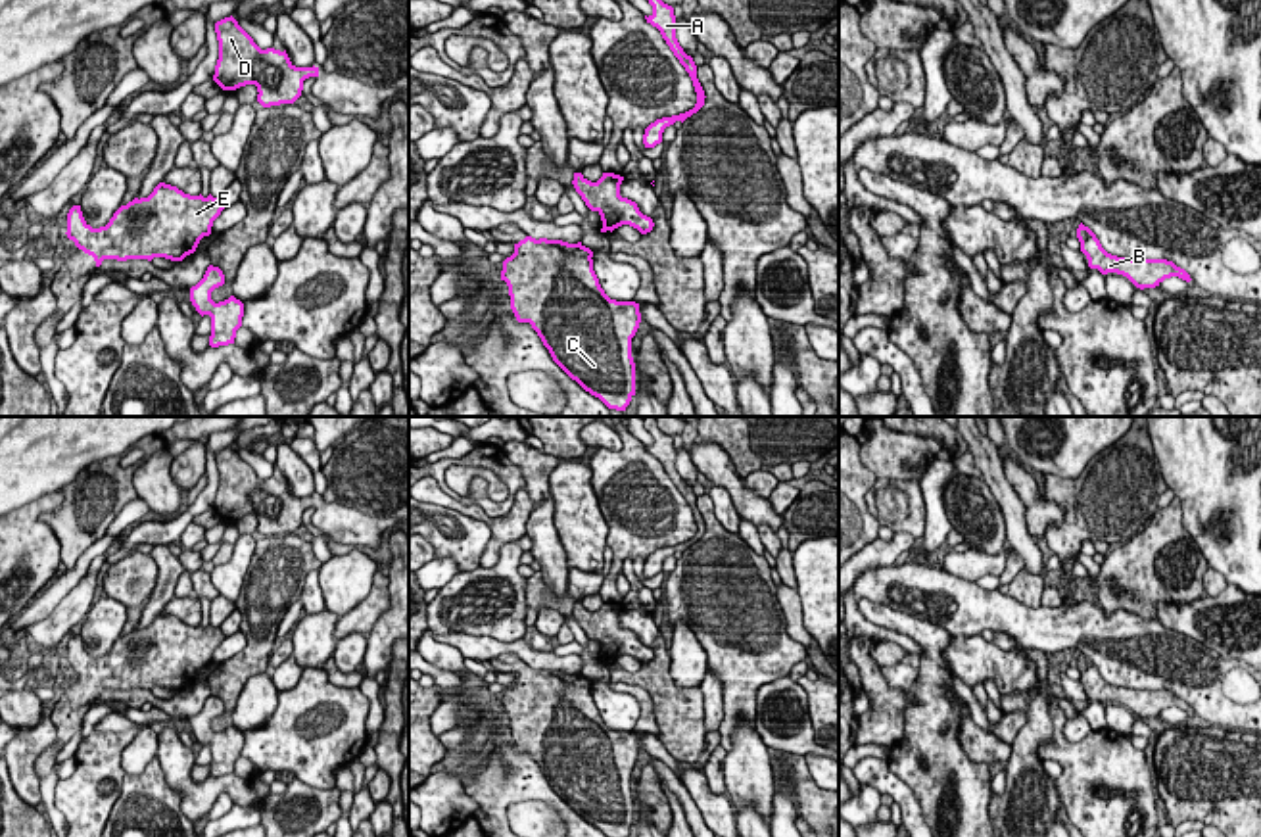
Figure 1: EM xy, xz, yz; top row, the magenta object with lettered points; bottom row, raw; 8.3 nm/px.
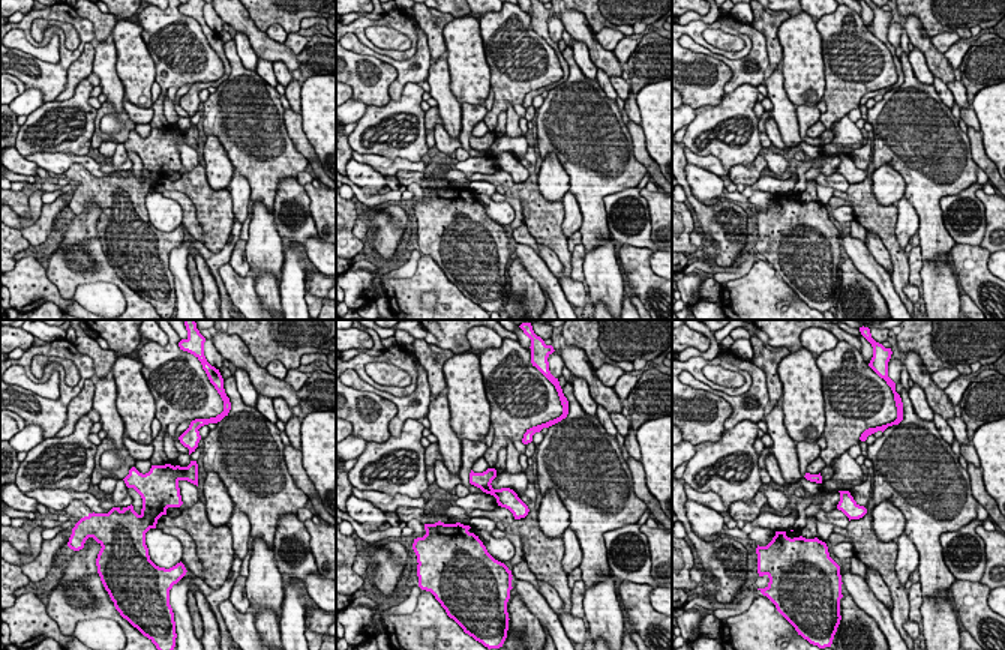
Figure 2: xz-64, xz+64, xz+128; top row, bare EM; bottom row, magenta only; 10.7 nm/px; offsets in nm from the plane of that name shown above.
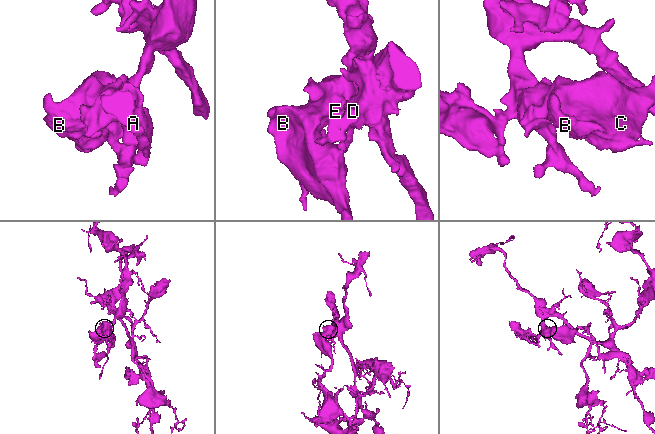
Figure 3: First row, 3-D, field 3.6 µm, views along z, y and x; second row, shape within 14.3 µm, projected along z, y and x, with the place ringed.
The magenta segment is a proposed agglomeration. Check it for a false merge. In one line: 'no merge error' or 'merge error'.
no merge error

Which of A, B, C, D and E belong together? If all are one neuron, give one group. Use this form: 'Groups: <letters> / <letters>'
Groups: A B C D E

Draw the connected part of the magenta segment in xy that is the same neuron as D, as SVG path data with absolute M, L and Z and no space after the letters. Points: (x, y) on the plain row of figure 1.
M230 445L215 453L219 490L213 511L223 520L246 514L257 516L263 538L294 534L303 520L303 511L319 507L319 497L296 497L286 480L261 480Z

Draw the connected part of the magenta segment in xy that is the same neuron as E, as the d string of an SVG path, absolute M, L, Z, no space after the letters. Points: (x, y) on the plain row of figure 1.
M159 612L148 628L121 635L109 653L92 658L73 635L67 643L67 668L92 685L96 697L104 689L165 687L182 691L200 670L211 664L213 651L225 639L221 628L190 626L177 616Z

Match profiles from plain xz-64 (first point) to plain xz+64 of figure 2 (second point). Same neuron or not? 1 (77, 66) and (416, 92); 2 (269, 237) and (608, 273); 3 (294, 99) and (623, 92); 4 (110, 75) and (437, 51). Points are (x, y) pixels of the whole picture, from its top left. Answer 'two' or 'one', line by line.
1: two
2: one
3: two
4: two

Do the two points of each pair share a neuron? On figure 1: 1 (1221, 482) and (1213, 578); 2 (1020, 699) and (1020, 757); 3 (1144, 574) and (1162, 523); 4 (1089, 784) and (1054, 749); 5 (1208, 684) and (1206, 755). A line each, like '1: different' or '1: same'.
1: different
2: same
3: same
4: same
5: different

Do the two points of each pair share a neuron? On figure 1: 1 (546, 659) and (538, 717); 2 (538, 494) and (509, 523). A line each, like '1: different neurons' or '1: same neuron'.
1: different neurons
2: different neurons

